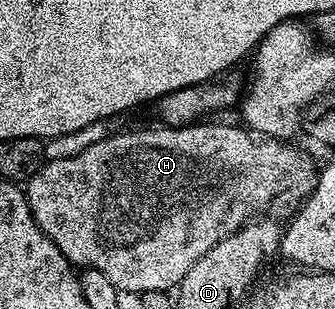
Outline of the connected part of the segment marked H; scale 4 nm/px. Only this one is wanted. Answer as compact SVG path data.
M213 122L156 126L138 132L121 130L103 142L95 142L95 146L87 146L83 154L42 164L27 181L29 209L35 222L70 264L107 274L122 293L176 289L183 274L215 242L235 234L249 221L272 213L272 208L293 210L308 200L319 175L318 165L313 165L312 158L296 148L296 143L262 138L233 124L209 123Z

